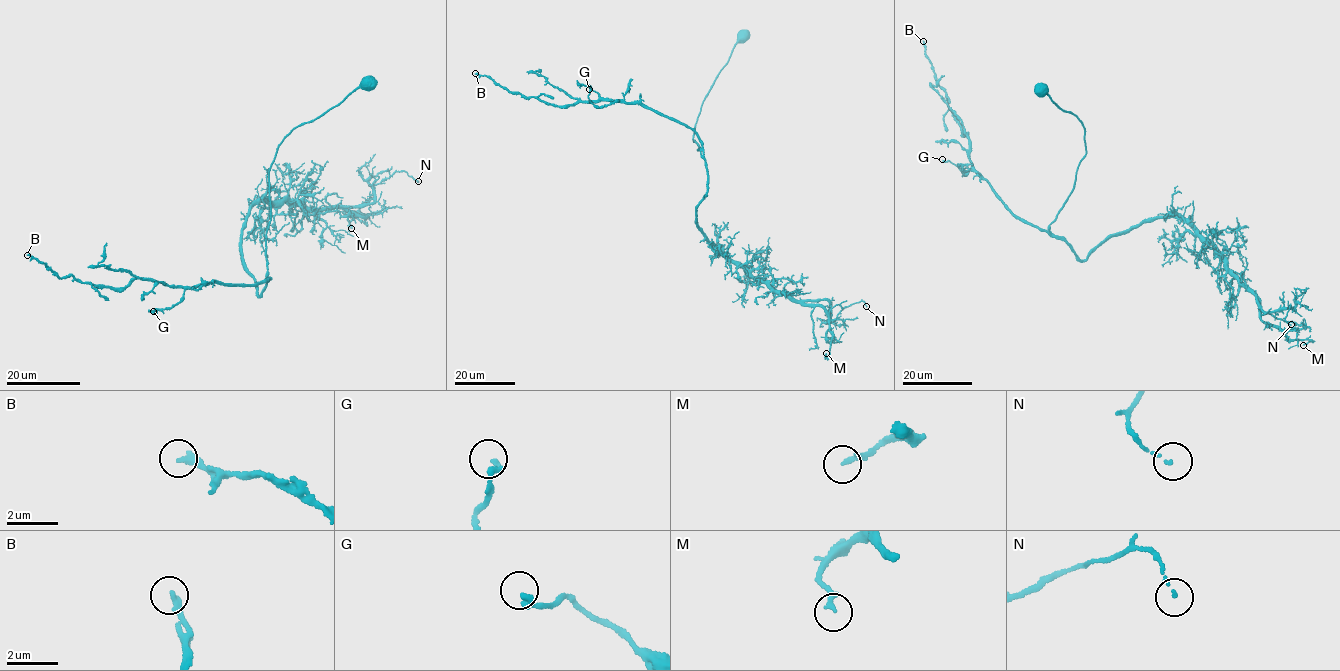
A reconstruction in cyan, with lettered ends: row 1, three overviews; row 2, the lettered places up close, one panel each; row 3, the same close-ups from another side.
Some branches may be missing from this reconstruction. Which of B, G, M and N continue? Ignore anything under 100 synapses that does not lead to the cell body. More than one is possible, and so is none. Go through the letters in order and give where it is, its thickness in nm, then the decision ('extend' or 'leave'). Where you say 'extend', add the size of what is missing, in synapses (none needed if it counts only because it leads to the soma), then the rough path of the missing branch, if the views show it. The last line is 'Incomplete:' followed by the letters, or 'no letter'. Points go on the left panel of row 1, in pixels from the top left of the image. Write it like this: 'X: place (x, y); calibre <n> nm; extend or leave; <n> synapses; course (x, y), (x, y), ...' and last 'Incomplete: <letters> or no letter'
B: place (27, 255); calibre 280 nm; leave
G: place (153, 311); calibre 240 nm; leave
M: place (351, 228); calibre 180 nm; leave
N: place (418, 181); calibre 110 nm; leave
Incomplete: no letter

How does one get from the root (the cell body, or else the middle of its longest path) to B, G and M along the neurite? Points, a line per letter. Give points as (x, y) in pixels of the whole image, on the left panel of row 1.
B: (368, 84), (278, 146), (269, 177), (270, 280), (172, 288), (139, 278), (110, 288), (59, 277), (27, 255)
G: (368, 84), (293, 129), (278, 146), (269, 177), (270, 280), (195, 285), (170, 307), (153, 311)
M: (368, 84), (278, 146), (269, 177), (268, 280), (257, 295), (239, 245), (254, 205), (367, 215), (351, 228)

